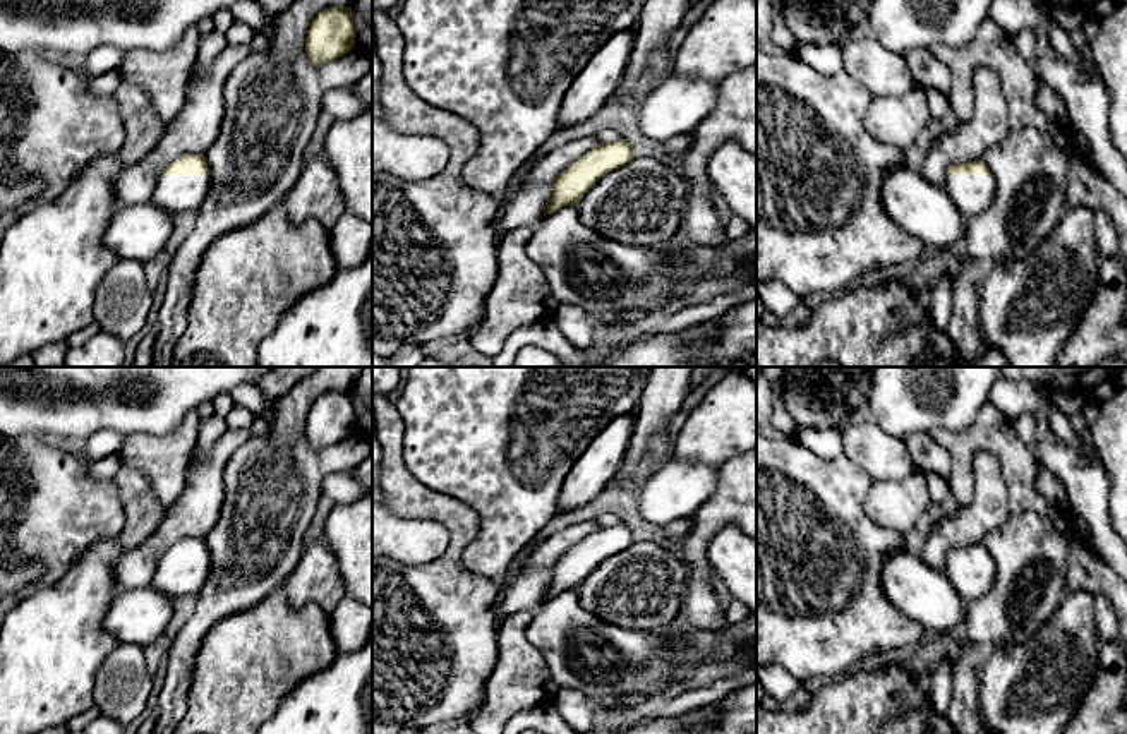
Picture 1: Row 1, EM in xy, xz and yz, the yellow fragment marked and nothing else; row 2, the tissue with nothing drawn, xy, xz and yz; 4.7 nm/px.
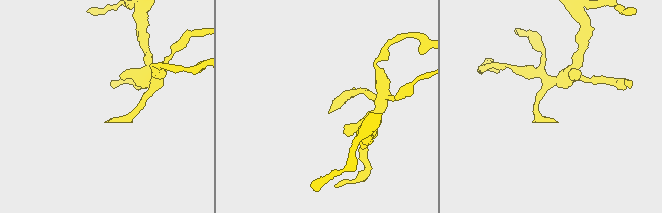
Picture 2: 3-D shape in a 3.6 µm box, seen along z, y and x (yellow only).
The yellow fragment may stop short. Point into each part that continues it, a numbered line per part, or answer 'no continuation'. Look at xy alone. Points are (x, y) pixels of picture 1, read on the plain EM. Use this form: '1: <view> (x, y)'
1: xy (174, 577)

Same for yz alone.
1: yz (971, 578)

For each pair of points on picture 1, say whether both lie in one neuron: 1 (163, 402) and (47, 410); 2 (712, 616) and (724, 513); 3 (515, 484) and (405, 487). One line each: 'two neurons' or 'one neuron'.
1: one neuron
2: one neuron
3: two neurons

